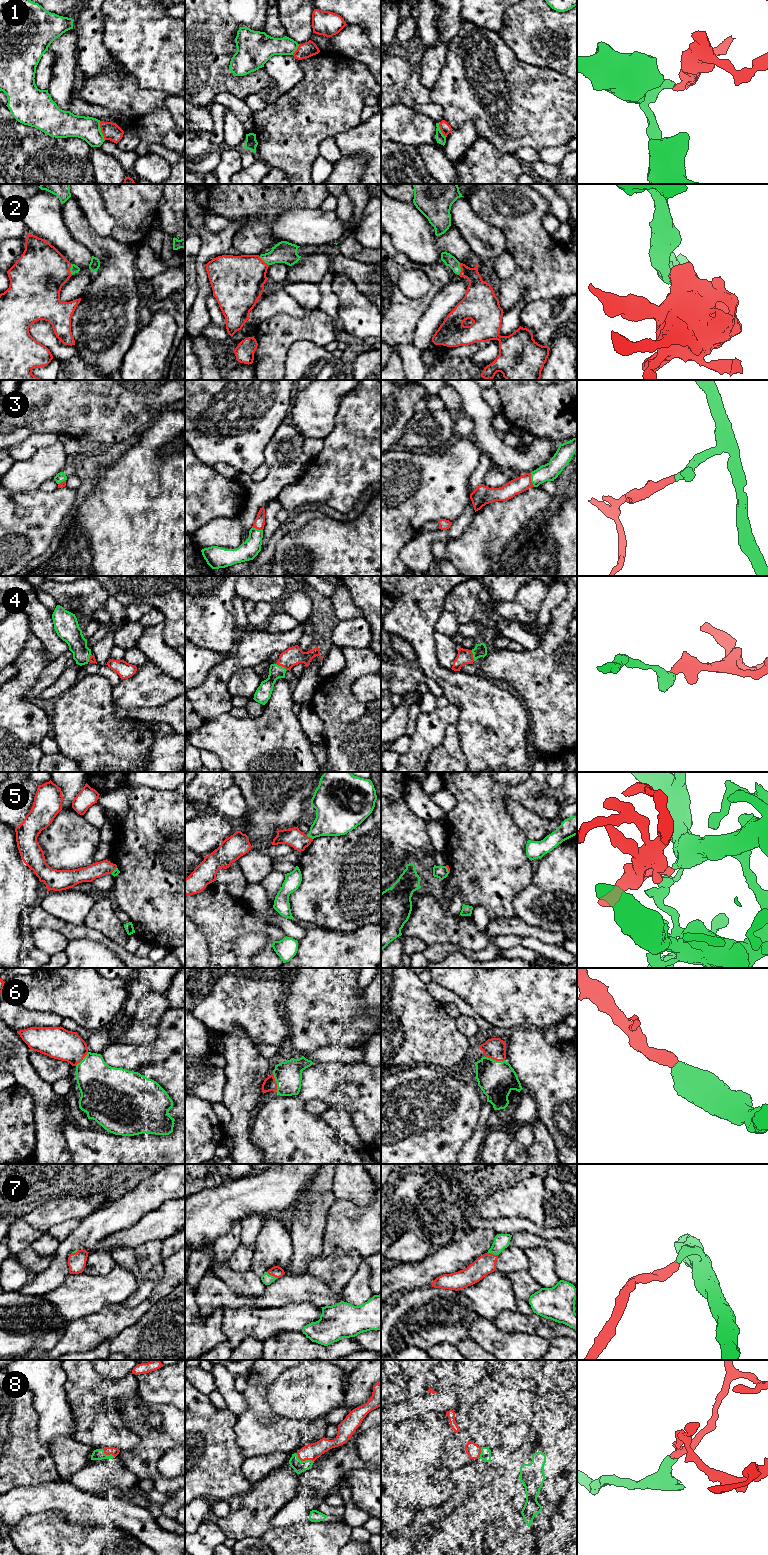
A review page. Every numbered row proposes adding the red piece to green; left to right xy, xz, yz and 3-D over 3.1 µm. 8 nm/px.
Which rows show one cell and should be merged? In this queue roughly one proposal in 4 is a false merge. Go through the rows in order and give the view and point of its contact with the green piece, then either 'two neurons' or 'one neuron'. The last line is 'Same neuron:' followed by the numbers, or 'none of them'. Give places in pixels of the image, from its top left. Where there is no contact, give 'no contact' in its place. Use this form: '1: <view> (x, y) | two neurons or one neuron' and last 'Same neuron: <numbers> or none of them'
1: xy (100, 130) | two neurons
2: yz (460, 269) | one neuron
3: yz (531, 480) | one neuron
4: xz (281, 666) | one neuron
5: xz (309, 836) | one neuron
6: yz (494, 1060) | one neuron
7: xz (271, 1275) | one neuron
8: xz (305, 1460) | one neuron
Same neuron: 2, 3, 4, 5, 6, 7, 8

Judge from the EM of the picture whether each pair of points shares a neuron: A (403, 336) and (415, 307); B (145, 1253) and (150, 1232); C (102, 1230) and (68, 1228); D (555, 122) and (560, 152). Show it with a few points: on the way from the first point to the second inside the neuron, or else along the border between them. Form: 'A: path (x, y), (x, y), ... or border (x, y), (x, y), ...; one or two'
A: path (403, 329), (403, 319), (408, 314); one
B: border (162, 1240), (150, 1240), (136, 1246), (125, 1247); two
C: border (81, 1221), (60, 1242); two
D: border (566, 141), (559, 145), (543, 148), (538, 152); two

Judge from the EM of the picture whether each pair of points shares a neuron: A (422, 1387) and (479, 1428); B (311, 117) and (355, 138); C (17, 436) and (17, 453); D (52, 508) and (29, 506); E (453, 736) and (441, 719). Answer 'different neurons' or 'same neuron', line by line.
A: same neuron
B: different neurons
C: different neurons
D: same neuron
E: different neurons

